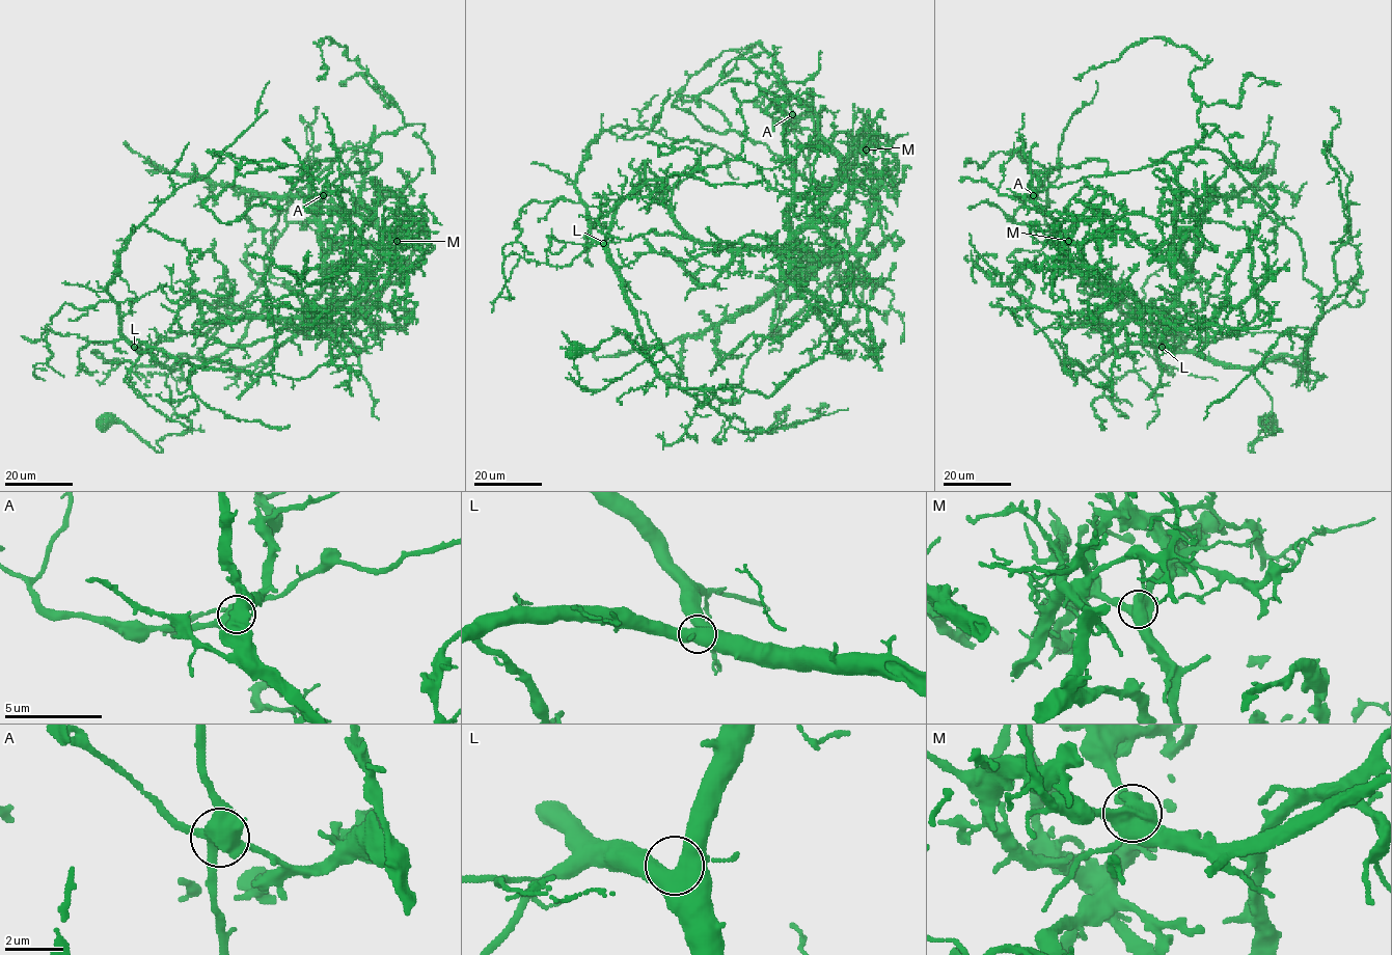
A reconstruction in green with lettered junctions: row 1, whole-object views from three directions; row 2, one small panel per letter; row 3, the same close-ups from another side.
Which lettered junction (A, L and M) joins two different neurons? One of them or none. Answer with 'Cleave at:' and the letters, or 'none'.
Cleave at: A

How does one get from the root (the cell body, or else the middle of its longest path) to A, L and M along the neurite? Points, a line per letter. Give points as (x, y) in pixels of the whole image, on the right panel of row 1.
A: (1268, 420), (1251, 452), (1274, 434), (1253, 371), (1299, 356), (1328, 299), (1220, 153), (1033, 195)
L: (1268, 420), (1251, 452), (1274, 434), (1259, 425), (1271, 414), (1272, 398), (1252, 370), (1162, 347)
M: (1268, 420), (1251, 452), (1272, 398), (1192, 353), (1124, 344), (1068, 367), (1006, 284), (1089, 273), (1068, 241)

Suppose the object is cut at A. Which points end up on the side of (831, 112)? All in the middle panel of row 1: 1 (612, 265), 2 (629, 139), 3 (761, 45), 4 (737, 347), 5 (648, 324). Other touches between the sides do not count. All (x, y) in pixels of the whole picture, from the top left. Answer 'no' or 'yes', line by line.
1: no
2: no
3: no
4: yes
5: no

